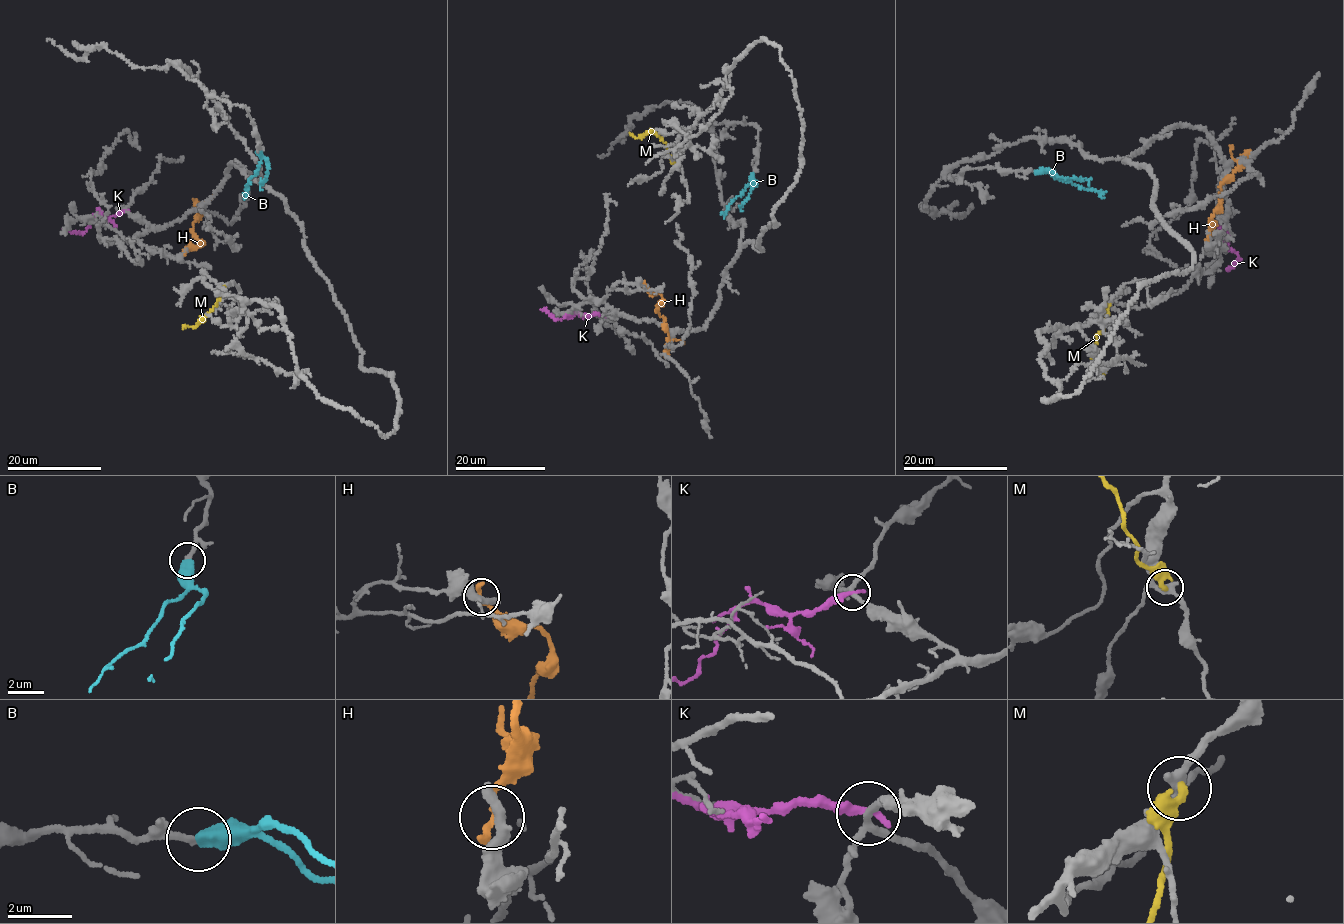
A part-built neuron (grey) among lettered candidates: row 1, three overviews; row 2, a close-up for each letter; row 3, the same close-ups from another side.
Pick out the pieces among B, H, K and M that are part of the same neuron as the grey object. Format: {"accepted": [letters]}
{"accepted": ["B"]}

